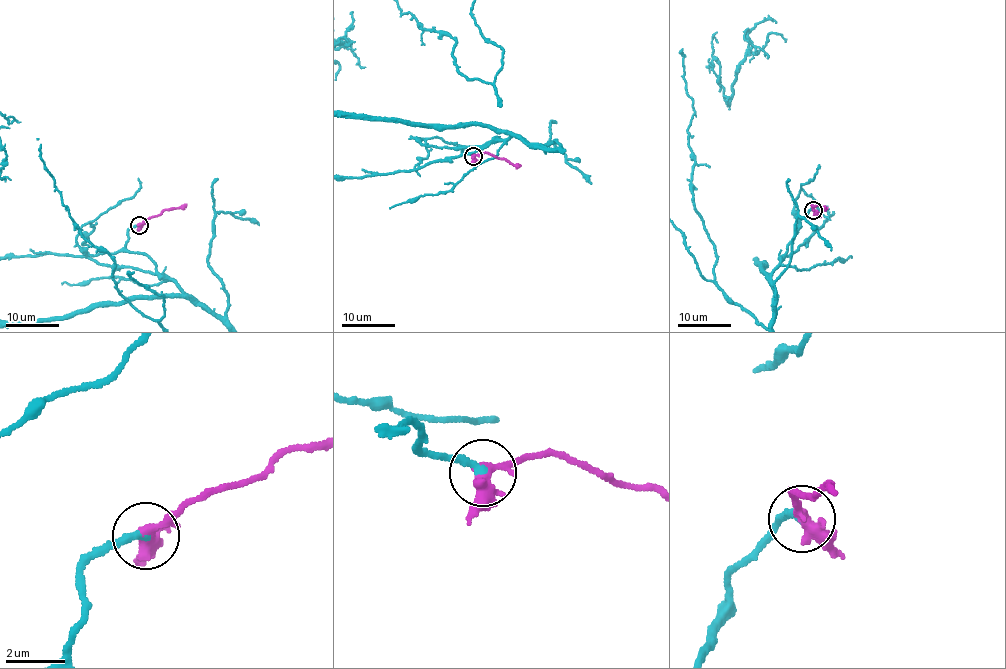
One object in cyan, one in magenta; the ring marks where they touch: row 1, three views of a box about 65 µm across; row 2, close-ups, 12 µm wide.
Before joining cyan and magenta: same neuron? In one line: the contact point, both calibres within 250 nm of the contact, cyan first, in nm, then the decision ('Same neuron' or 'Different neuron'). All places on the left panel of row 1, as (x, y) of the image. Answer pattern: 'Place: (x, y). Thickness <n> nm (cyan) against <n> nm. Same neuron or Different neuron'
Place: (139, 225). Thickness 240 nm (cyan) against 360 nm. Same neuron

